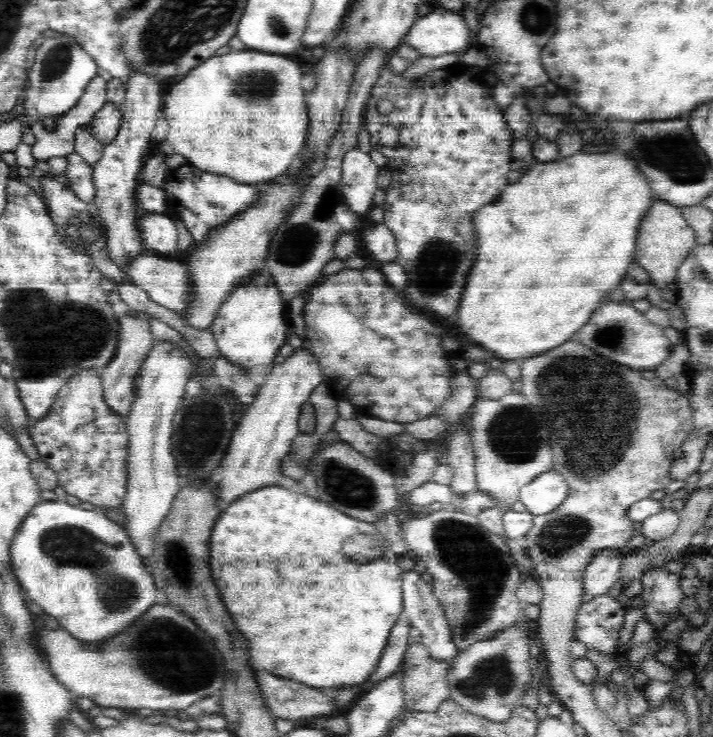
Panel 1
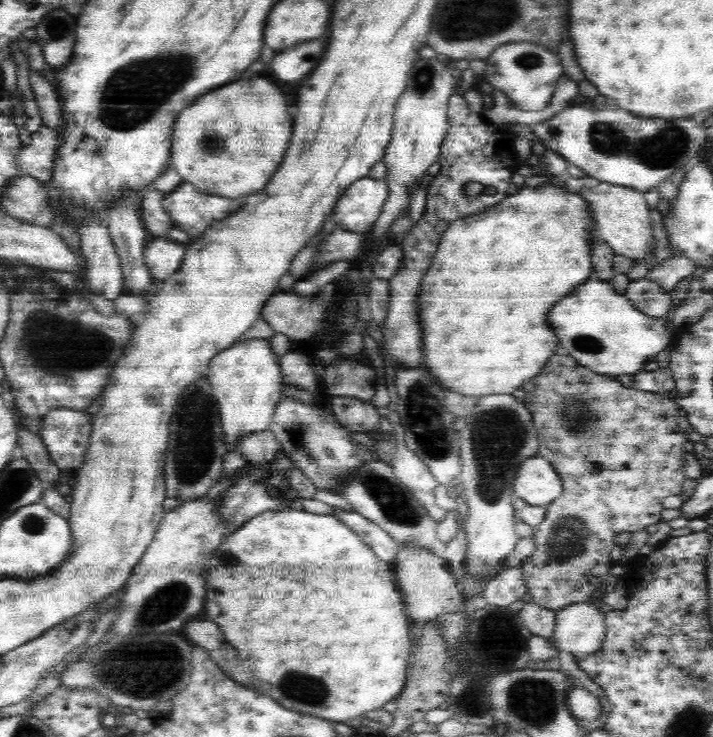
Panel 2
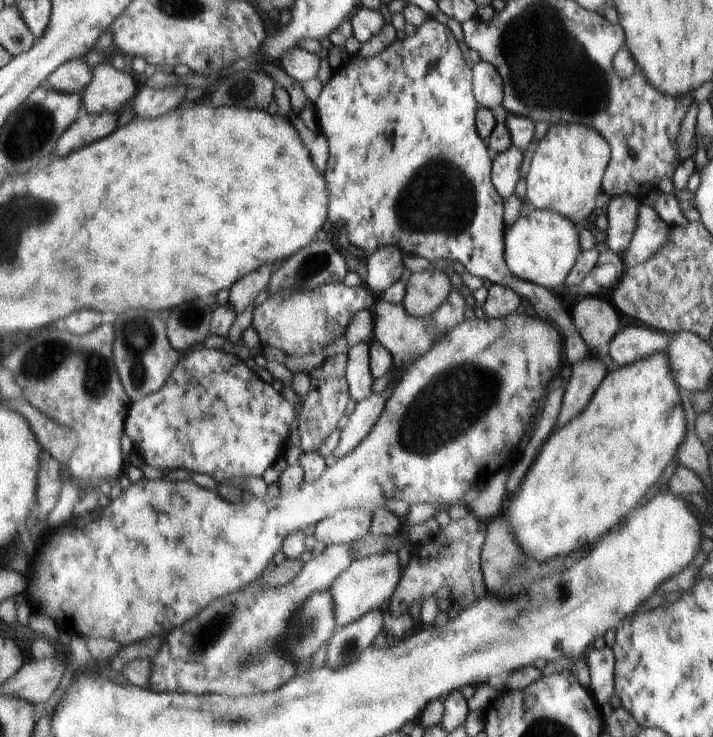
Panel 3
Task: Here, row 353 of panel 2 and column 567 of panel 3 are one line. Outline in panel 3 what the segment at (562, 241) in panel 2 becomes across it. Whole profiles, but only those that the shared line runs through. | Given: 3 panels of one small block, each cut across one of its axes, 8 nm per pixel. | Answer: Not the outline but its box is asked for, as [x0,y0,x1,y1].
[503,350,686,562]

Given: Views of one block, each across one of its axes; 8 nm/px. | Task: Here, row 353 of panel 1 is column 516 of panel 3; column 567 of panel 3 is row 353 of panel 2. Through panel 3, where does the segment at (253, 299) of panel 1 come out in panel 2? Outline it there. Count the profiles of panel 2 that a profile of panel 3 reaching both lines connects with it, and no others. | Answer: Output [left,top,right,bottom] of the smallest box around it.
[206,337,285,450]

